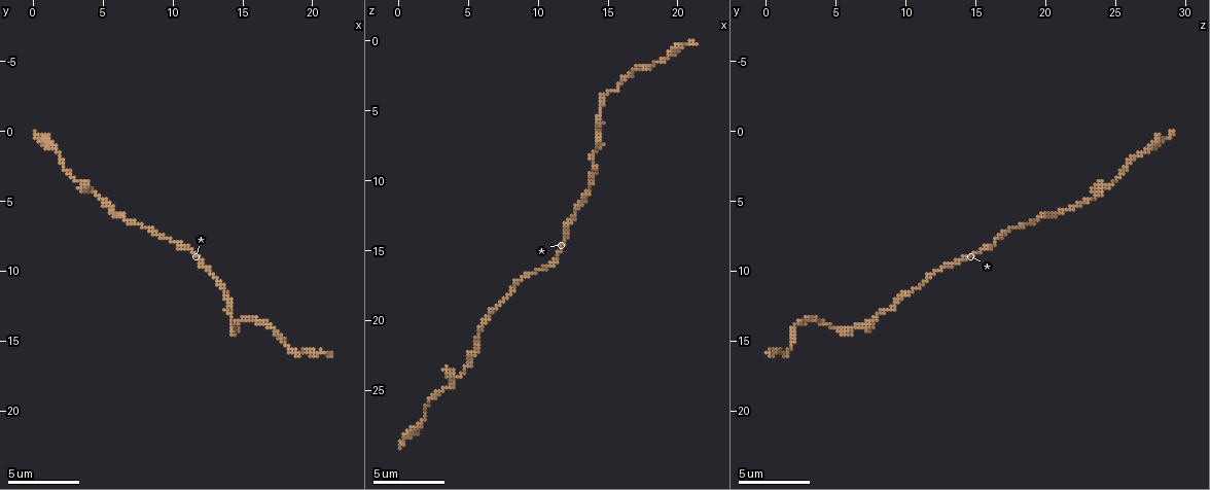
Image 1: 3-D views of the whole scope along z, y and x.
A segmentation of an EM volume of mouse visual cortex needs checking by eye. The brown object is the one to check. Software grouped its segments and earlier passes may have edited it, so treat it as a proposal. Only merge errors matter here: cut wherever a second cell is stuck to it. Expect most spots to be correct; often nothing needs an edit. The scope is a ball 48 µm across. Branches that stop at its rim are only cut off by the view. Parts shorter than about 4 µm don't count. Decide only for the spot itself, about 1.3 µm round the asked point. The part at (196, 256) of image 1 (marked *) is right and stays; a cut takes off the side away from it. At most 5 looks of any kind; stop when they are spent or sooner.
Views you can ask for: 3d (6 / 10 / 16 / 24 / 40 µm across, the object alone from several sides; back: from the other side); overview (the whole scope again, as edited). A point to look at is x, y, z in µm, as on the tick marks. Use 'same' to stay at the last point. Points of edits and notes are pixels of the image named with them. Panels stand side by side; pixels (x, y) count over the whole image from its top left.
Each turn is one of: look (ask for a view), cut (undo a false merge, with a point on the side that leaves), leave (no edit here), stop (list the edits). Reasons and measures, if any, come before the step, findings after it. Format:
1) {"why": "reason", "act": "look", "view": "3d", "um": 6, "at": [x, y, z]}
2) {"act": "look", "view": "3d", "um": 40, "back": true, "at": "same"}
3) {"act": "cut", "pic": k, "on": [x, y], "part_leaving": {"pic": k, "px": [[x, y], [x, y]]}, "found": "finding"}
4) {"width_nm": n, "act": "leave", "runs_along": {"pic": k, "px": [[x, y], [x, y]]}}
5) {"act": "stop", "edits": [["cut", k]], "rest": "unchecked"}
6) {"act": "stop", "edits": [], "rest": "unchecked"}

{"why": "calibre changes", "act": "look", "view": "3d", "um": 6, "at": [14.2, 13.4, 7.6]}

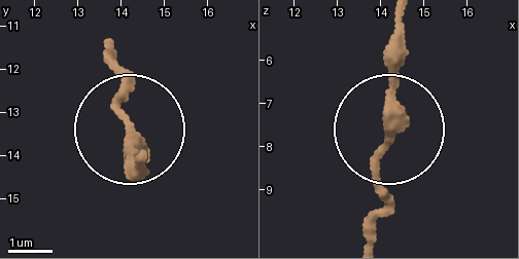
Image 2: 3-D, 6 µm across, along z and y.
{"arms": 3, "act": "leave", "runs_along": {"pic": 2, "px": [[107, 44], [130, 177]]}, "found": "all the same cell"}

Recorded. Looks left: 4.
{"why": "narrows sharply", "act": "look", "view": "3d", "um": 10, "at": [17.2, 14.2, 2.0]}

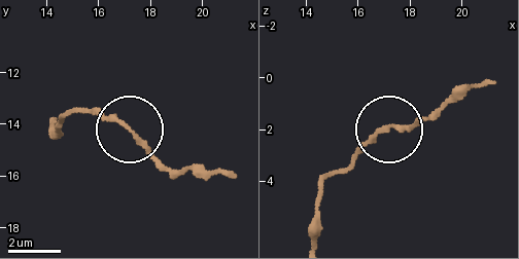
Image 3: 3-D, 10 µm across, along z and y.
{"act": "leave", "runs_along": {"pic": 3, "px": [[52, 119], [59, 125], [78, 113], [111, 115], [176, 177]]}, "found": "all the same cell"}

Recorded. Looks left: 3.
{"why": "narrows sharply", "act": "look", "view": "3d", "um": 16, "at": [4.8, 4.8, 23.6]}

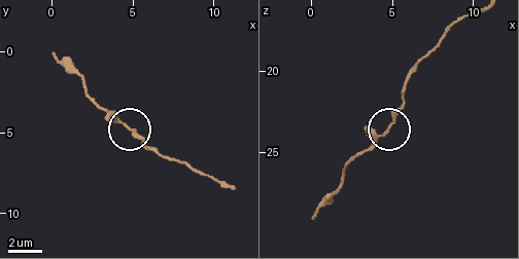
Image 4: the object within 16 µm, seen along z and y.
{"width_nm": 150, "act": "leave", "found": "all the same cell"}

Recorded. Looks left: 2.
{"act": "stop", "edits": [], "rest": "unchecked"}

